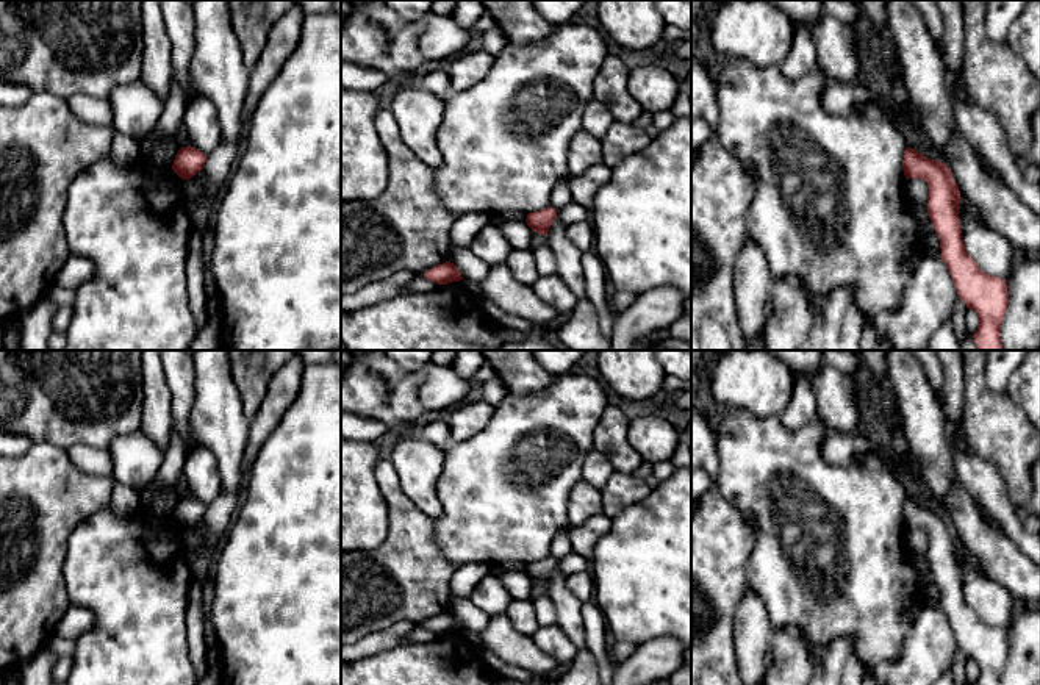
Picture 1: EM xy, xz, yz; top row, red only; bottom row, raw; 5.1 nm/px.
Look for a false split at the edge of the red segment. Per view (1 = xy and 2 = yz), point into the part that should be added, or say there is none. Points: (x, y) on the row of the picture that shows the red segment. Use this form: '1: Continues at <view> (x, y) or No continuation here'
1: No continuation here
2: No continuation here

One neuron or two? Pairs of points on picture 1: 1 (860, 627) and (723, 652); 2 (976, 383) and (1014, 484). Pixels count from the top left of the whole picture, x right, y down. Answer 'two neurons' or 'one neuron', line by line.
1: two neurons
2: one neuron

